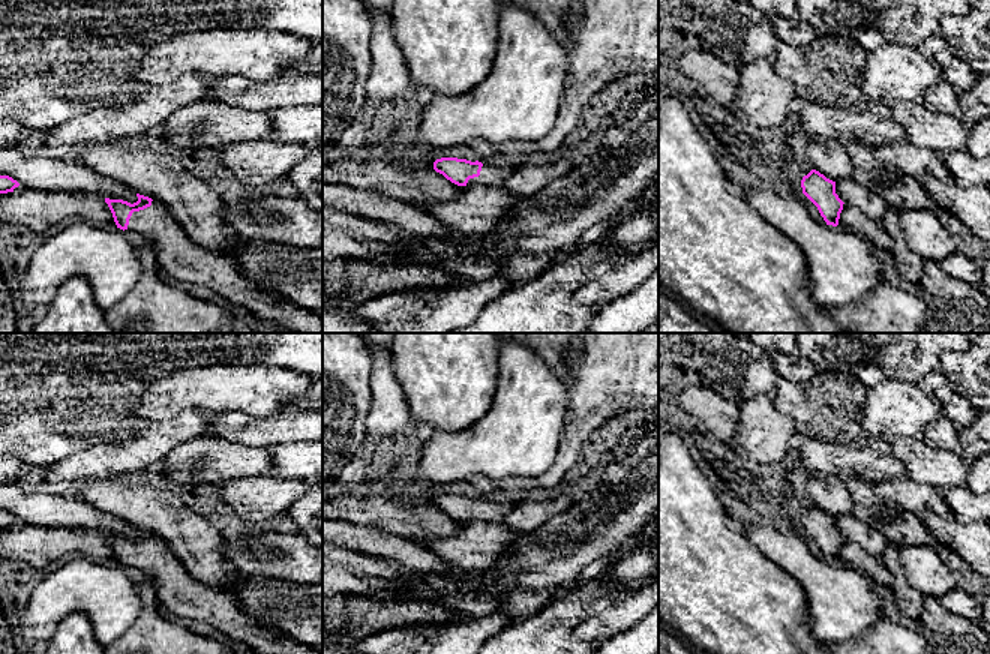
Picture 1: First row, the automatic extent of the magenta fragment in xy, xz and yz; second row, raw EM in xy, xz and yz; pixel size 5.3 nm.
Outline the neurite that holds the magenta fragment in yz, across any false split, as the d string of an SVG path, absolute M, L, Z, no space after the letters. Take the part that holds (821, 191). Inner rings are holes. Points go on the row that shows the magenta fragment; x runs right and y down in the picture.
M812 170L801 180L802 194L818 207L826 225L837 226L843 201L836 194L836 182Z

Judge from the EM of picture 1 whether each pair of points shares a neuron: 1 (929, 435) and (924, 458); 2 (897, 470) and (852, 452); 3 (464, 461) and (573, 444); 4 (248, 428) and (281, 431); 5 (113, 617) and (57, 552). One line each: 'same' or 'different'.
1: different
2: same
3: different
4: same
5: different

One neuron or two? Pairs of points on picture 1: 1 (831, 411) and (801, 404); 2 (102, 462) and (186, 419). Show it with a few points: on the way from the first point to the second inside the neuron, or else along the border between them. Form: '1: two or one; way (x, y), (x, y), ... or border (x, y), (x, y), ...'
1: one; way (824, 408), (809, 404)
2: one; way (123, 458), (144, 450), (165, 435)

